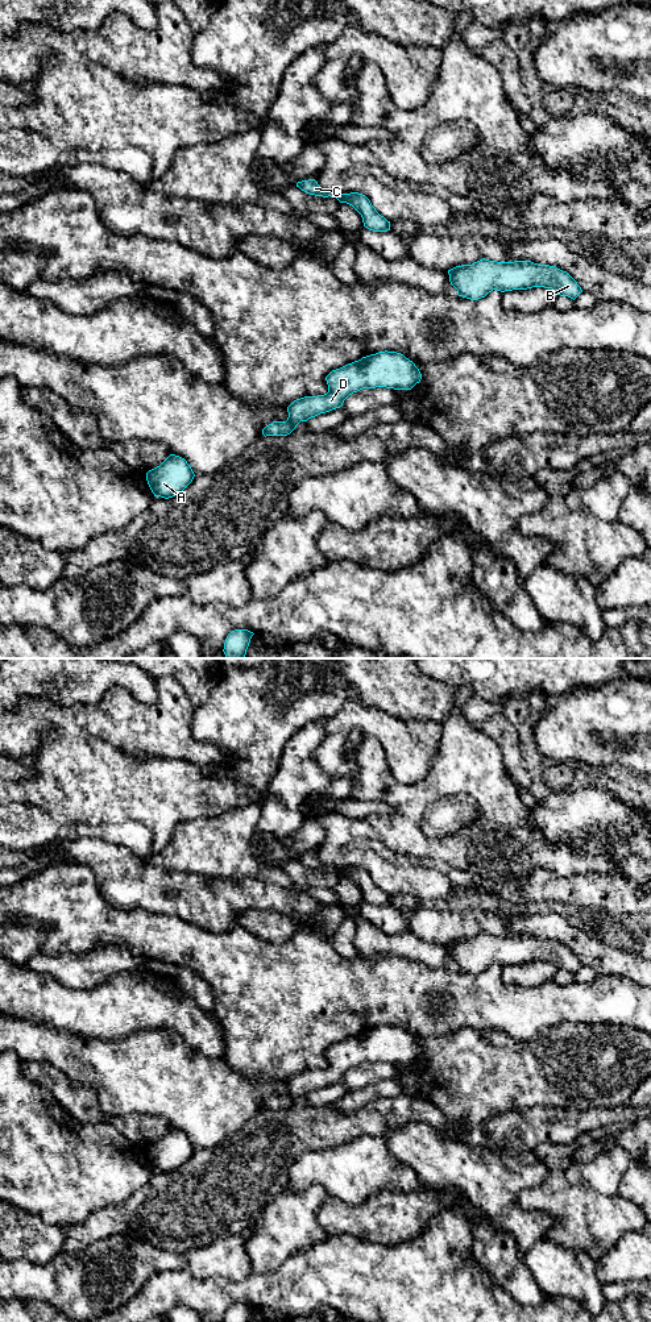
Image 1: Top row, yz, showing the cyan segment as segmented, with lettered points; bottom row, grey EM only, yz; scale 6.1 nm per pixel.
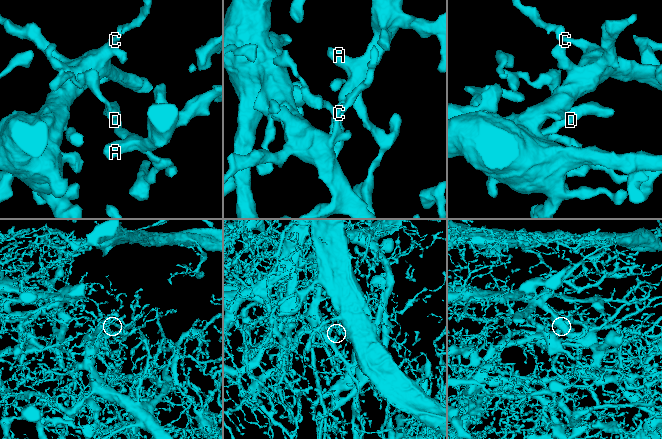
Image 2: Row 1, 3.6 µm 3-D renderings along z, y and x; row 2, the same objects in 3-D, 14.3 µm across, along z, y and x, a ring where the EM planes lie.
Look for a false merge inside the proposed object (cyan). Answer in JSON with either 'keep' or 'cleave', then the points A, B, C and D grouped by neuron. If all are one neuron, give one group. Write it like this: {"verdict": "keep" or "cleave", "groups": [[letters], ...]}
{"verdict": "keep", "groups": [["A", "B", "C", "D"]]}

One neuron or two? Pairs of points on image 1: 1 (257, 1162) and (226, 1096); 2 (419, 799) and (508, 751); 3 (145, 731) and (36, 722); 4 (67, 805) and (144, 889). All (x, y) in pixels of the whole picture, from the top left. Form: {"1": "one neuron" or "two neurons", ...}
{"1": "two neurons", "2": "two neurons", "3": "one neuron", "4": "two neurons"}

